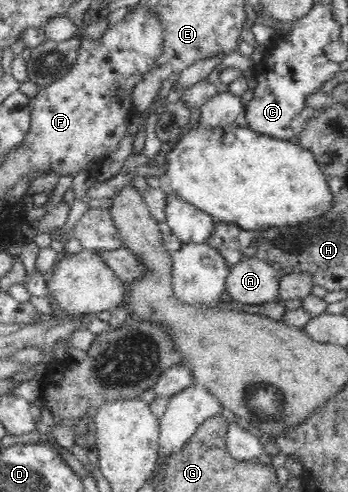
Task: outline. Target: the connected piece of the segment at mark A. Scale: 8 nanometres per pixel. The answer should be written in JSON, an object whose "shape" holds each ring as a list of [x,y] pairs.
{"shape":[[[246,256],[228,270],[224,284],[225,298],[251,307],[278,299],[279,283],[284,275],[270,262]]]}

